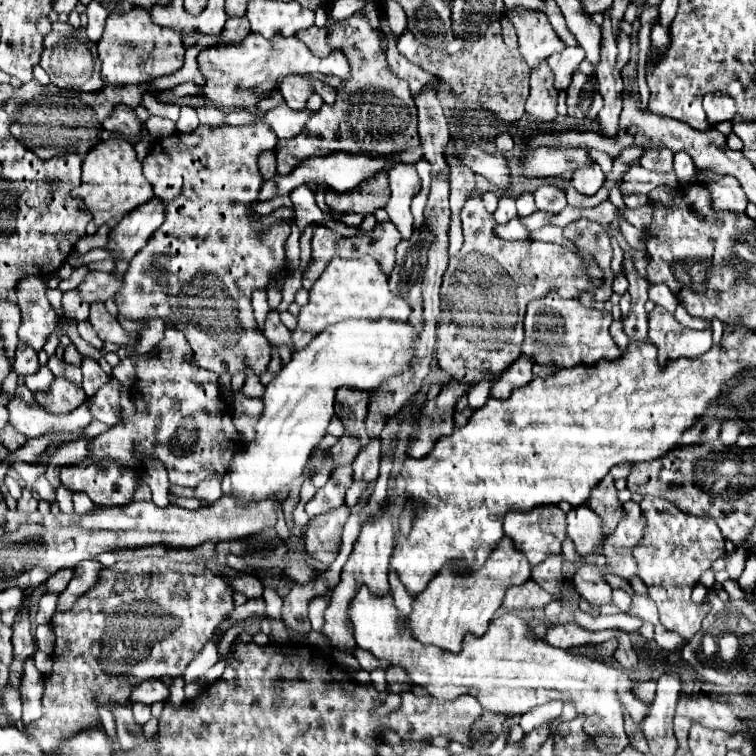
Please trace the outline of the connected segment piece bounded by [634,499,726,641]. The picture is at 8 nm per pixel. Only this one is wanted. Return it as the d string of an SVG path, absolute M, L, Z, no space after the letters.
M648 499L644 503L644 513L648 515L648 527L642 541L634 547L634 557L638 563L638 577L644 581L648 595L658 605L660 623L678 635L682 635L686 641L690 641L702 627L704 617L710 611L708 601L692 603L690 595L692 589L698 585L698 577L704 569L710 569L710 565L726 555L724 537L714 523L714 519L708 517L694 517L676 511L672 505L654 505L654 499Z

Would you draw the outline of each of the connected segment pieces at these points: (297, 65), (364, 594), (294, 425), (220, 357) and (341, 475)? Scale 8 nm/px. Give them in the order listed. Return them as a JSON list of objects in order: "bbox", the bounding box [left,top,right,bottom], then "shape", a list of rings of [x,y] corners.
[{"bbox":[198,33,350,109],"shape":[[[252,33],[242,43],[236,43],[236,45],[202,49],[202,53],[198,55],[198,61],[200,61],[200,71],[206,79],[204,99],[208,99],[212,105],[234,109],[234,107],[242,107],[242,91],[256,91],[256,95],[264,95],[268,91],[274,91],[276,85],[290,73],[334,75],[340,79],[350,77],[350,67],[342,51],[334,51],[328,57],[320,59],[320,57],[314,57],[312,51],[304,47],[306,45],[296,37],[288,37],[288,39],[274,37],[268,41],[262,35]]]},{"bbox":[350,587,650,755],"shape":[[[362,587],[350,605],[350,619],[360,649],[370,651],[376,659],[384,659],[390,665],[404,667],[410,679],[436,699],[452,701],[460,695],[472,695],[486,709],[500,715],[524,715],[552,699],[574,703],[576,713],[586,717],[584,731],[604,755],[616,755],[630,745],[624,715],[630,715],[634,723],[640,725],[650,713],[648,705],[634,695],[632,679],[624,669],[550,647],[540,641],[524,621],[514,617],[514,613],[500,613],[482,637],[466,635],[462,653],[446,653],[438,647],[418,643],[410,637],[408,621],[404,623],[404,633],[398,633],[398,609],[394,607],[392,593],[376,597]]]},{"bbox":[230,319,418,505],"shape":[[[348,319],[336,325],[326,327],[320,335],[316,335],[308,347],[296,351],[292,361],[282,367],[282,371],[270,381],[266,393],[262,397],[264,411],[260,421],[256,423],[256,439],[248,443],[238,455],[234,455],[230,463],[230,479],[232,479],[232,497],[240,505],[258,503],[278,495],[284,487],[288,487],[296,477],[302,475],[310,453],[316,449],[320,439],[326,435],[326,427],[334,417],[334,395],[340,387],[358,387],[358,389],[374,389],[382,381],[402,375],[412,365],[412,351],[418,341],[418,335],[412,325],[402,321],[366,321],[366,319]]]},{"bbox":[114,121,290,375],"shape":[[[258,121],[252,127],[220,127],[208,129],[200,125],[192,133],[174,133],[154,145],[148,157],[142,161],[144,175],[154,187],[154,193],[166,206],[164,223],[153,233],[144,249],[130,261],[124,273],[124,285],[116,293],[114,301],[120,315],[128,319],[142,317],[166,317],[184,331],[194,351],[192,363],[214,373],[236,373],[252,367],[256,375],[264,373],[270,363],[270,341],[254,329],[254,315],[250,295],[254,289],[266,287],[270,275],[284,267],[284,243],[290,235],[286,223],[262,229],[262,235],[250,231],[250,223],[256,223],[250,213],[262,187],[262,177],[256,161],[264,151],[276,147],[276,133],[270,125]]]},{"bbox":[306,465,352,517],"shape":[[[350,465],[338,467],[328,479],[328,483],[322,489],[318,489],[314,497],[306,503],[306,513],[314,517],[330,509],[338,509],[340,505],[344,505],[344,495],[350,485],[352,485],[352,467]]]}]

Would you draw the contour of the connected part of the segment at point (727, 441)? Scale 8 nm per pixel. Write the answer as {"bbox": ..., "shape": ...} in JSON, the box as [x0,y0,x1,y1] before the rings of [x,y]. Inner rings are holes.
{"bbox":[720,419,742,449],"shape":[[[728,419],[722,423],[722,431],[720,431],[720,443],[728,449],[736,443],[738,435],[742,433],[742,421],[740,419]]]}

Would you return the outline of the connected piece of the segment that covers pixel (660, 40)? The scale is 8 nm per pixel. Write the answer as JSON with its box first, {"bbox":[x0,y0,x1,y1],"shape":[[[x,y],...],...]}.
{"bbox":[651,25,670,53],"shape":[[[654,25],[654,29],[651,31],[651,44],[664,53],[670,45],[670,29],[668,27],[662,27],[662,25]]]}

